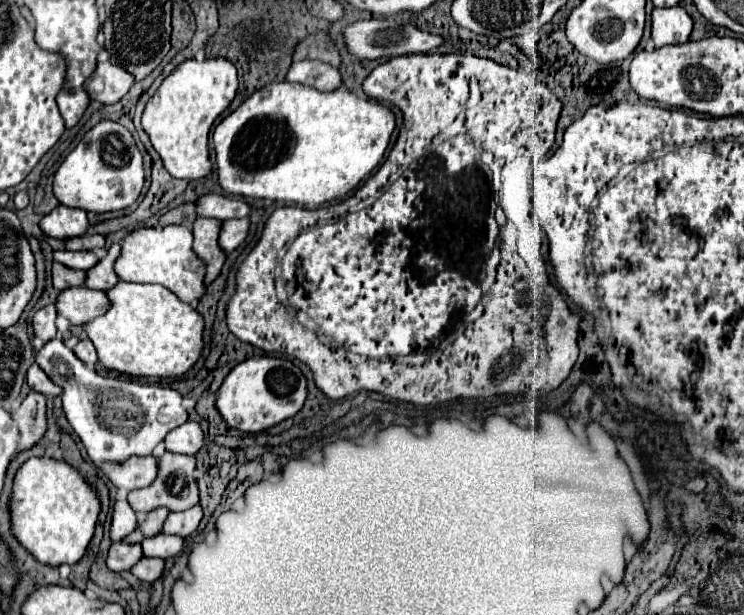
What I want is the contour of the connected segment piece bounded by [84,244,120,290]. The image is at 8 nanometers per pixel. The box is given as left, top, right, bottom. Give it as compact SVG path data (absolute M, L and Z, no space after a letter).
M112 244L108 248L108 254L100 260L100 264L96 264L96 268L90 268L86 272L86 280L84 280L86 288L108 290L108 288L112 288L118 282L118 276L114 274L114 268L112 268L112 264L114 264L114 260L118 256L118 250L120 250L120 246Z

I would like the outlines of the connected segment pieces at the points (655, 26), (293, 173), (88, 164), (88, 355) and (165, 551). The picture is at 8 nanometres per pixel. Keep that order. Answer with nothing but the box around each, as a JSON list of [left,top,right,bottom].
[[652,6,692,46],[212,82,394,208],[54,120,144,212],[72,338,96,366],[142,532,184,558]]

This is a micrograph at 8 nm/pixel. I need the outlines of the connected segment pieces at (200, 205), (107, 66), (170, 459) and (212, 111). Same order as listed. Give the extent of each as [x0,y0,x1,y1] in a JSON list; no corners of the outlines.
[[196,194,250,220],[84,62,134,104],[128,452,198,512],[142,56,238,180]]

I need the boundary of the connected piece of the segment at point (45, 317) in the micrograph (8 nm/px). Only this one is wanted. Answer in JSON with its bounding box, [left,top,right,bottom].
[32,304,56,344]

